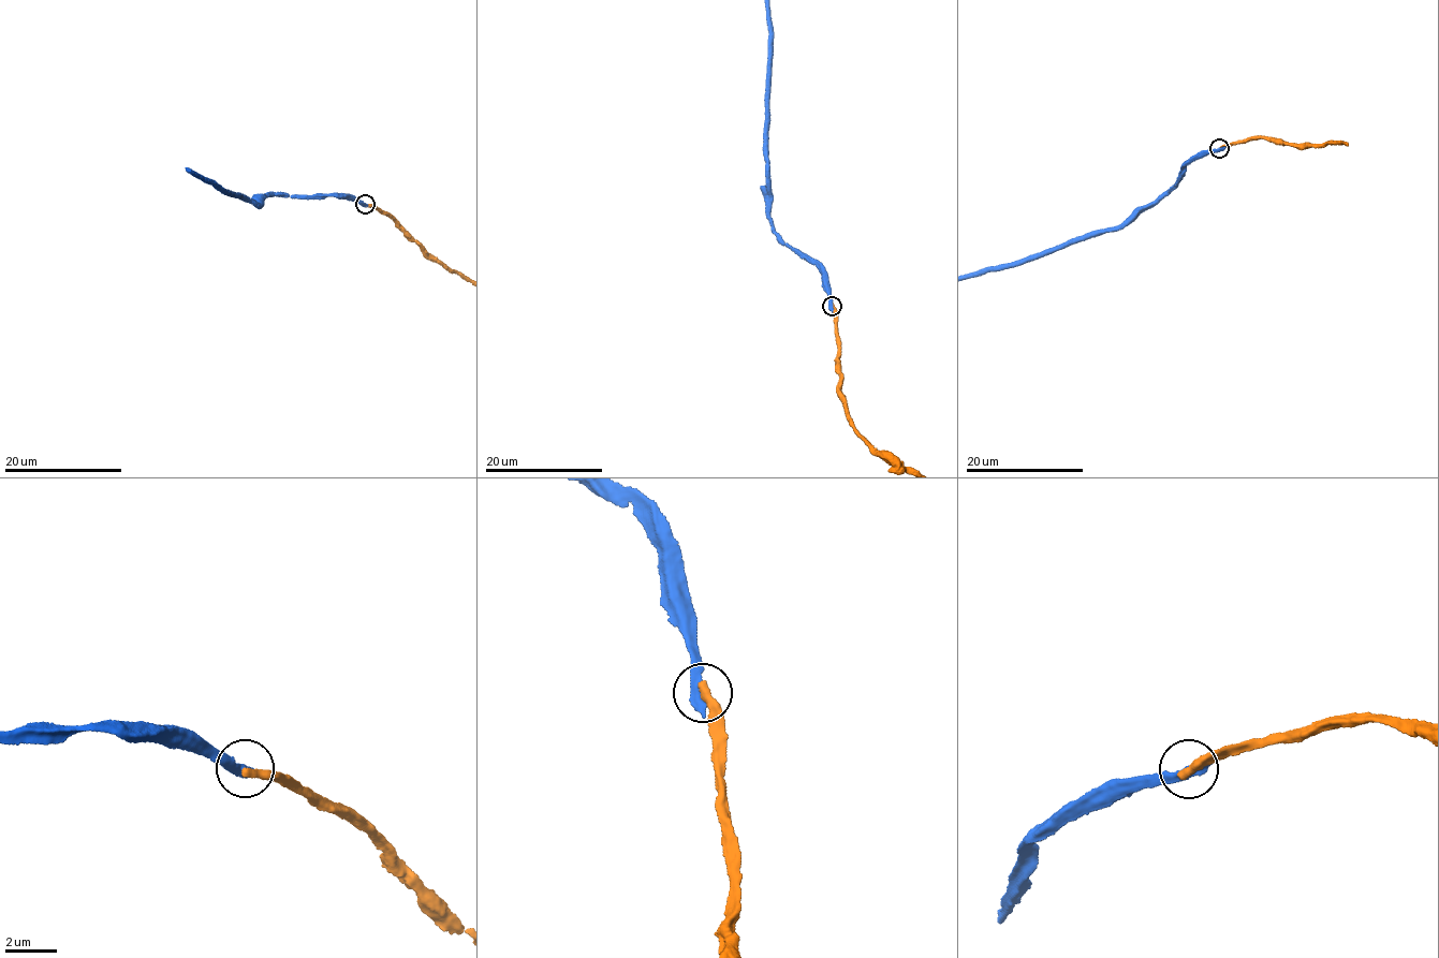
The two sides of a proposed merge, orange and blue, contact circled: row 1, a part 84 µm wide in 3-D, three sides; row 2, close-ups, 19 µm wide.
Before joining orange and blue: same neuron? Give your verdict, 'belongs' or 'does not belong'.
does not belong

